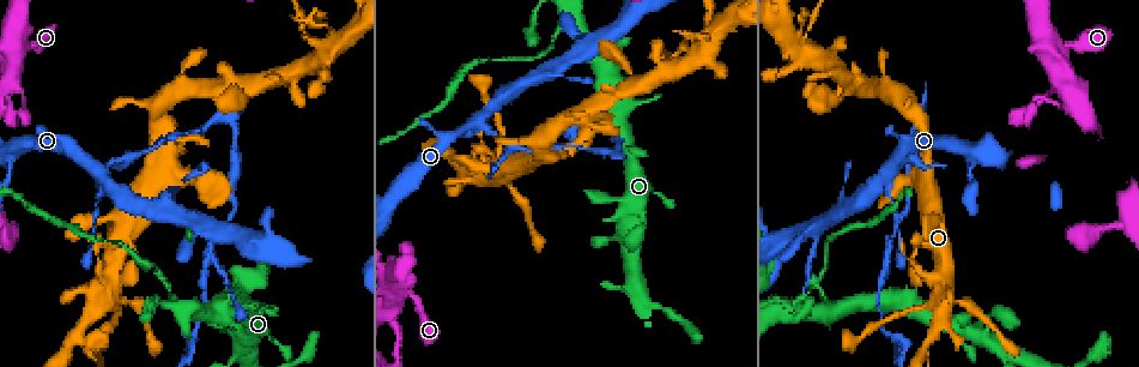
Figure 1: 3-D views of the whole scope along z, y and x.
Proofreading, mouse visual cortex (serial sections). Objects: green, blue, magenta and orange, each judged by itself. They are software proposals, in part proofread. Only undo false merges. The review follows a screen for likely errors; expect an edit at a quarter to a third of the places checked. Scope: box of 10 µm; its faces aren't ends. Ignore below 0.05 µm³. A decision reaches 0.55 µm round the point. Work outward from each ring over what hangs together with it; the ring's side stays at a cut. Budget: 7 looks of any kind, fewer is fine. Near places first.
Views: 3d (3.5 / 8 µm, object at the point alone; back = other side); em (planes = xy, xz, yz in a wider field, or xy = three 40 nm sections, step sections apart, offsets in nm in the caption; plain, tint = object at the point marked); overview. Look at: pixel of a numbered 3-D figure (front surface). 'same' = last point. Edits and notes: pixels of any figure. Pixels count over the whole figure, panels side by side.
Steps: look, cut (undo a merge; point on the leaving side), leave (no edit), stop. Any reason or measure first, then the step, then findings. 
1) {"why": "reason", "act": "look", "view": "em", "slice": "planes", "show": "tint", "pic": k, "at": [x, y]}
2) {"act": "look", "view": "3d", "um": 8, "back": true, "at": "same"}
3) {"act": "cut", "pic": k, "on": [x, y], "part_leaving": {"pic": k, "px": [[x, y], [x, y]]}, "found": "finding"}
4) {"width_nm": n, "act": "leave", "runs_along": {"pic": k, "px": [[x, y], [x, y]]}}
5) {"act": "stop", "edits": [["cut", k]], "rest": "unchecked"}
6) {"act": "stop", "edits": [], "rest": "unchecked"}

{"why": "abrupt turn", "act": "look", "view": "3d", "um": 8, "pic": 1, "at": [260, 313]}

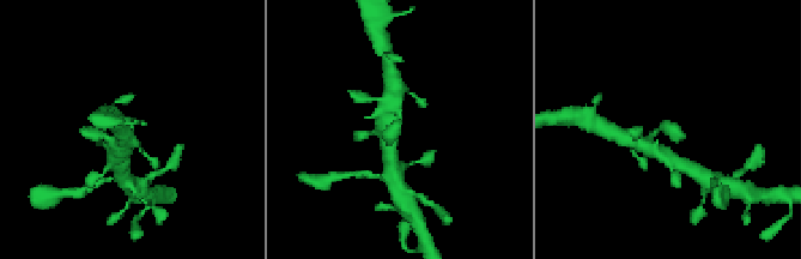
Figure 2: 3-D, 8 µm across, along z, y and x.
{"act": "look", "view": "em", "slice": "xy", "step": 3, "show": "tint", "at": "same"}

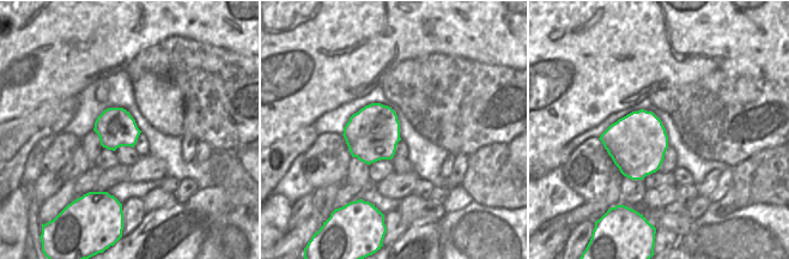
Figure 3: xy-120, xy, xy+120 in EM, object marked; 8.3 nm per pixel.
{"act": "leave", "runs_along": {"pic": 2, "px": [[395, 95], [401, 119], [386, 145]]}, "found": "continuous, no second cell"}

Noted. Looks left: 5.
{"why": "sharp bend", "act": "look", "view": "3d", "um": 3.5, "pic": 1, "at": [785, 309]}

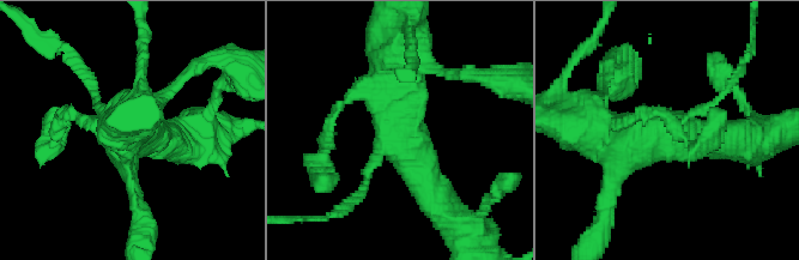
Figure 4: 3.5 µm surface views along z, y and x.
{"act": "look", "view": "em", "slice": "xy", "step": 3, "show": "plain", "pic": 4, "at": [392, 141]}

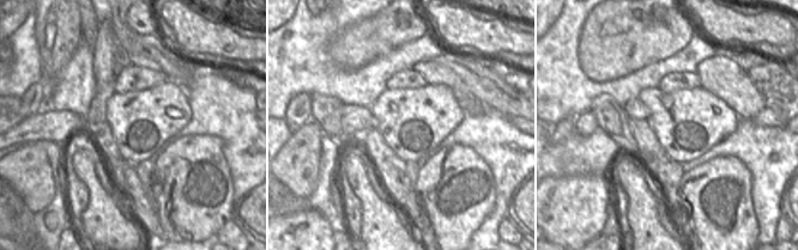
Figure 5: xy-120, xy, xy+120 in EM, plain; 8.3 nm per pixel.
{"act": "look", "view": "em", "slice": "xy", "step": 3, "show": "tint", "at": "same"}

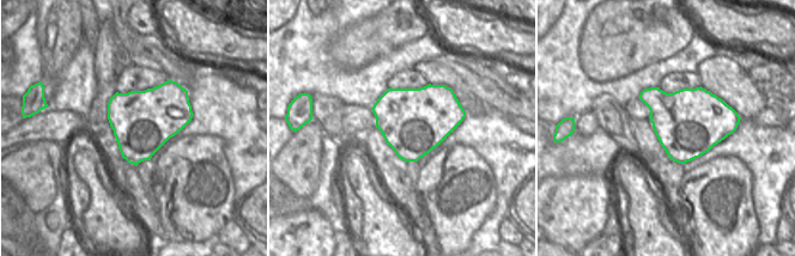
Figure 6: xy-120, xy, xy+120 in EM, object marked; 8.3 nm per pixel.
{"act": "cut", "pic": 4, "on": [95, 96], "part_leaving": {"pic": 4, "px": [[392, 143], [337, 213]]}, "found": "a second cell is stuck on"}

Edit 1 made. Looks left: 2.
{"act": "stop", "edits": [["cut", 4]], "rest": "unchecked"}

